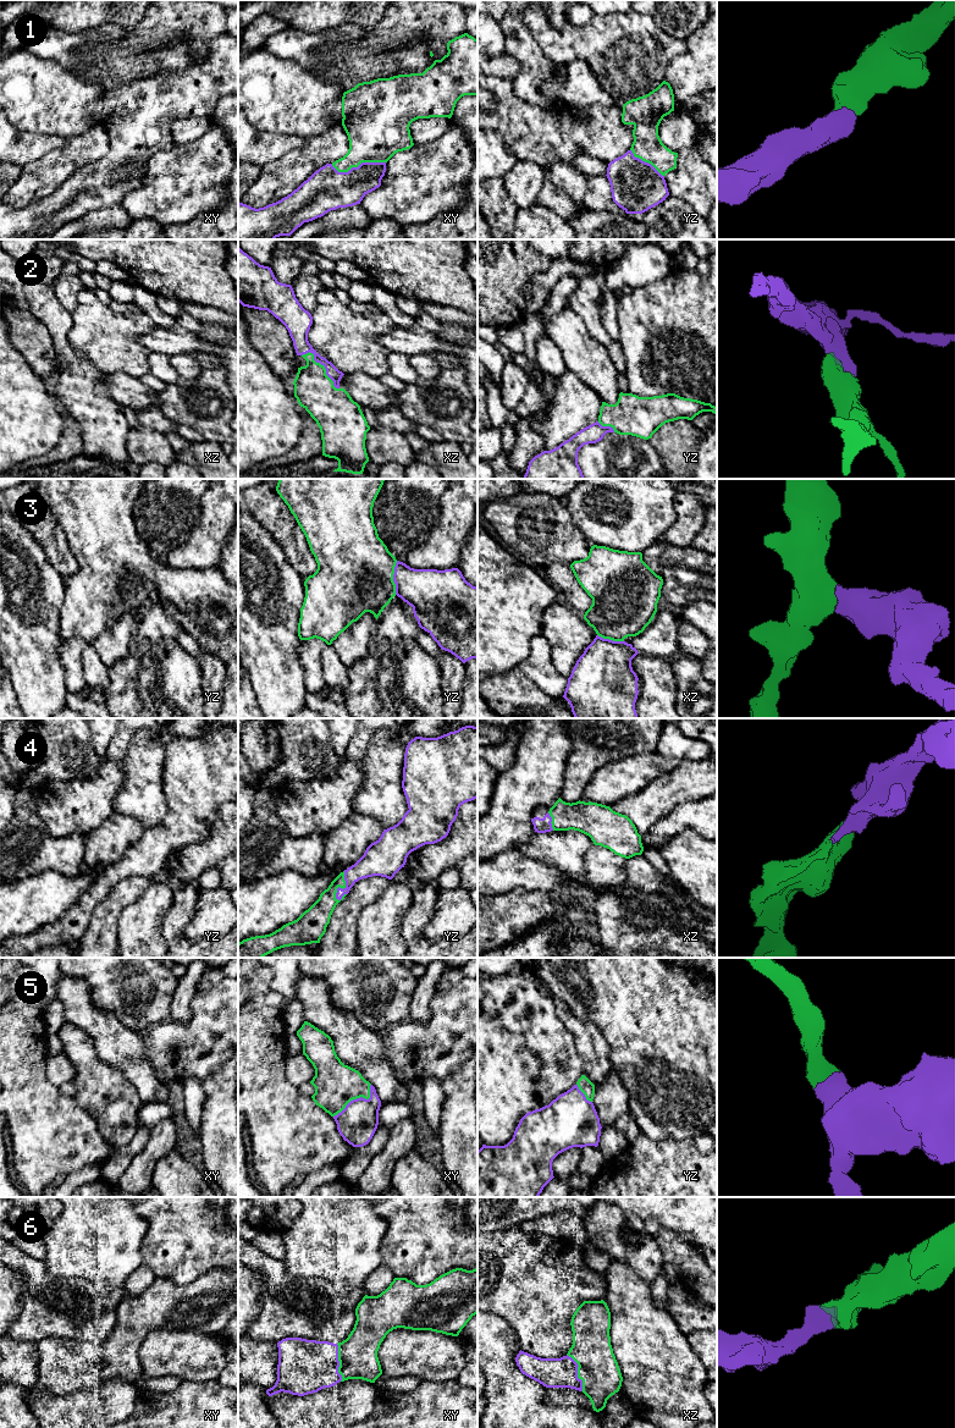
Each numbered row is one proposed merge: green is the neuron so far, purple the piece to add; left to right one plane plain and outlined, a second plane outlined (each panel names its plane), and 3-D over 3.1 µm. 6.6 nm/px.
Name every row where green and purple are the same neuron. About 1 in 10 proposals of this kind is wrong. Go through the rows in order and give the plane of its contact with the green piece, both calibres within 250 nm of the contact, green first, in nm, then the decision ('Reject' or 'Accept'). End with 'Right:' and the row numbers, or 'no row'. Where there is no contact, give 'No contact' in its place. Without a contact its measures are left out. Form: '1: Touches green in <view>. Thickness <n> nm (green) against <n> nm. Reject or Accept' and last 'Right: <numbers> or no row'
1: Touches green in xy. Thickness 380 nm (green) against 280 nm. Accept
2: Touches green in xz. Thickness 260 nm (green) against 110 nm. Accept
3: Touches green in yz. Thickness 500 nm (green) against 300 nm. Accept
4: Touches green in yz. Thickness 160 nm (green) against 160 nm. Accept
5: Touches green in xy. Thickness 280 nm (green) against 260 nm. Accept
6: Touches green in xz. Thickness 260 nm (green) against 190 nm. Accept
Right: 1, 2, 3, 4, 5, 6

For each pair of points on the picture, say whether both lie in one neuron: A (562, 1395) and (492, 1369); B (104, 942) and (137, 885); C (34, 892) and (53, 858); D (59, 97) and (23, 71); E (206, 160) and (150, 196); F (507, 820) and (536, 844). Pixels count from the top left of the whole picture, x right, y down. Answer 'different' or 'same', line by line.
A: different
B: same
C: different
D: same
E: same
F: different

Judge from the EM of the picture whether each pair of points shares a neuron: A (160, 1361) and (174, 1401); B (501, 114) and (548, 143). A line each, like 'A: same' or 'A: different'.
A: different
B: same

